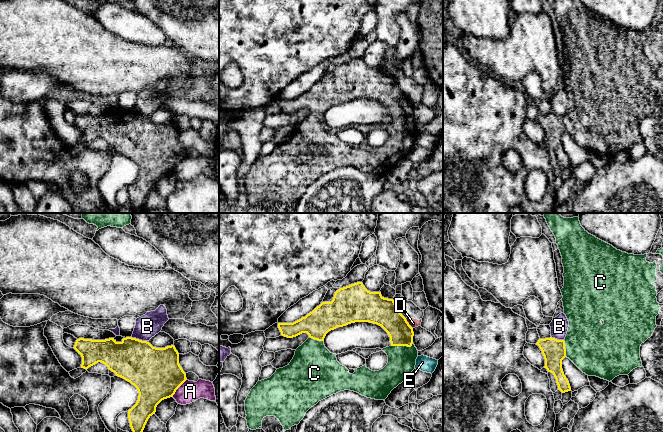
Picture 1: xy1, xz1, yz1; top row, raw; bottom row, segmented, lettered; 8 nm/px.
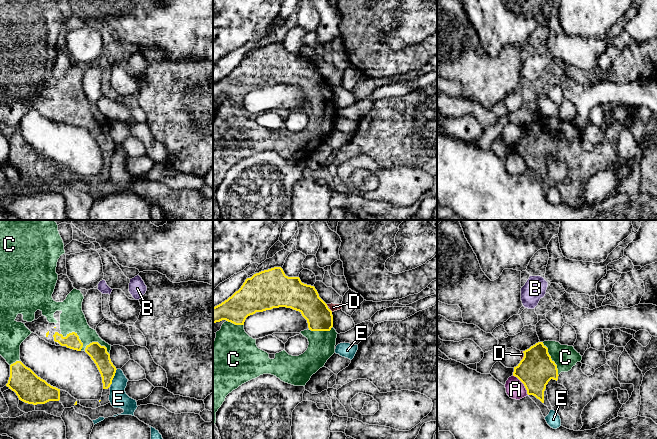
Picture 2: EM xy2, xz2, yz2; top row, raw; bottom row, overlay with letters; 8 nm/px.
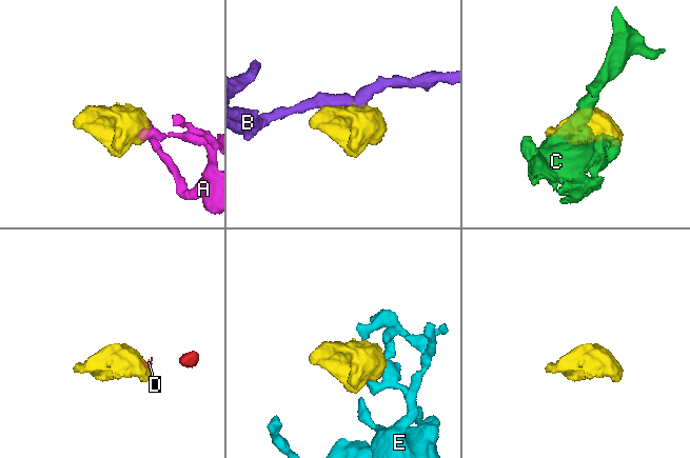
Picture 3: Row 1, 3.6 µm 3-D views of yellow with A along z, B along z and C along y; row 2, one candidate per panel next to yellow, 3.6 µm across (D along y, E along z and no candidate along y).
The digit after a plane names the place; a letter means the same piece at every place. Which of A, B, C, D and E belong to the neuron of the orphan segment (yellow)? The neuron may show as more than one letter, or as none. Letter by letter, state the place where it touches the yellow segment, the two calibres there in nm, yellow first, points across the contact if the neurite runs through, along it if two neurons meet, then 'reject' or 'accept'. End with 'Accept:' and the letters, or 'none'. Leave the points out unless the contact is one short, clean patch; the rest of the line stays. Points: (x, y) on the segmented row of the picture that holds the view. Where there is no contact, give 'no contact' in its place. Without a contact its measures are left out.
A: contact yz2 (523, 383); calibres 280 and 160 nm; border yz2 (512, 375), (523, 384), (528, 394); reject
B: contact xy1 (138, 339); calibres 360 and 190 nm; reject
C: contact xy2 (77, 335); calibres 120 and 200 nm; accept
D: contact xz1 (408, 323); calibres 220 and 70 nm; border xz1 (405, 318), (412, 328); reject
E: contact xy2 (113, 377); calibres 140 and 150 nm; border xy2 (117, 369), (110, 384); reject
Accept: C

